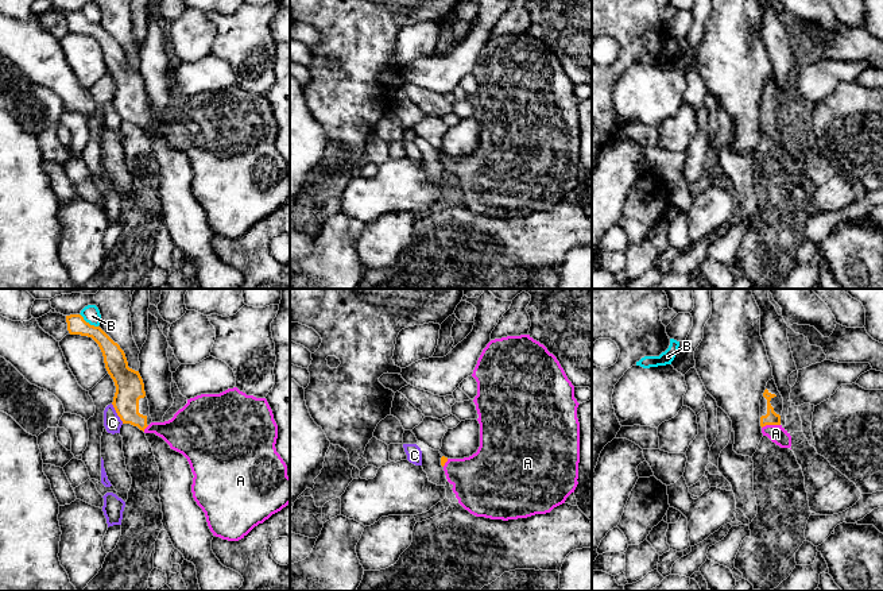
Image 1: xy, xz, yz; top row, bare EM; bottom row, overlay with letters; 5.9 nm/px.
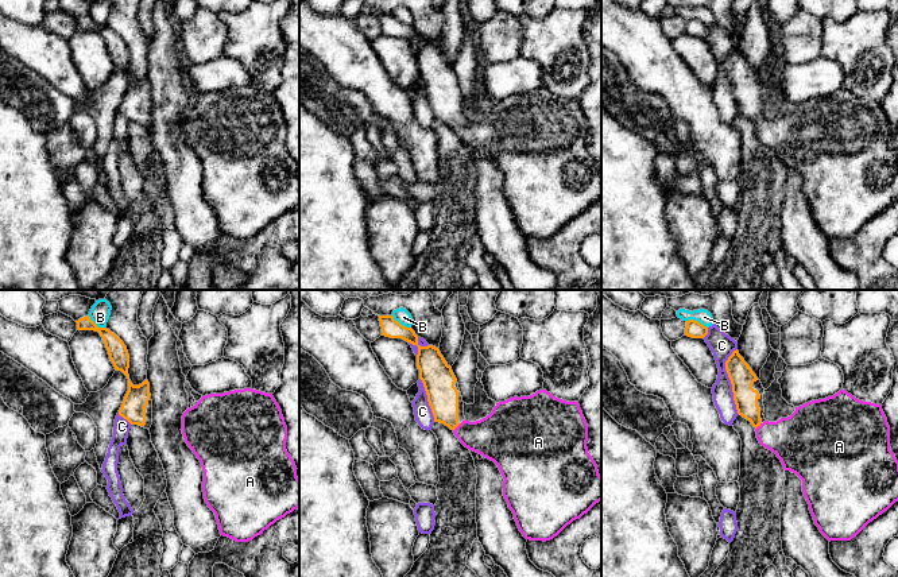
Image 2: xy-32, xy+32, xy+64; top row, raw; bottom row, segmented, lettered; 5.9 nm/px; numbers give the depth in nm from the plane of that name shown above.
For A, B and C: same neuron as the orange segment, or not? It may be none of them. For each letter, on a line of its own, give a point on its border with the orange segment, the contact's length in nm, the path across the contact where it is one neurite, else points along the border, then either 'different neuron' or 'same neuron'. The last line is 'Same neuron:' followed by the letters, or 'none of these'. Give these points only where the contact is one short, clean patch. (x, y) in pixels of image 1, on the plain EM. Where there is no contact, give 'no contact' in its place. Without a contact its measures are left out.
A: meets orange in yz at (770, 122); contact 110 nm long; runs through yz (771, 115), (770, 122), (775, 131); same neuron
B: meets orange in xy at (88, 20); contact 140 nm long; border along xy (80, 11), (86, 19), (97, 24); different neuron
C: meets orange in xy at (116, 109); contact 140 nm long; different neuron
Same neuron: A

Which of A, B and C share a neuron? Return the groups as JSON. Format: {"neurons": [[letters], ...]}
{"neurons": [["A"], ["B"], ["C"]]}

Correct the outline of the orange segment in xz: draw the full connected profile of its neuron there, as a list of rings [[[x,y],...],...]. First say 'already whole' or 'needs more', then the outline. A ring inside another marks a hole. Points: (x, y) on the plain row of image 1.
needs more; [[[530,32],[507,34],[487,42],[472,74],[477,80],[473,100],[479,112],[480,144],[469,155],[441,155],[441,163],[458,201],[476,215],[503,219],[546,212],[565,201],[578,182],[580,101],[574,96],[574,84],[557,55]]]

